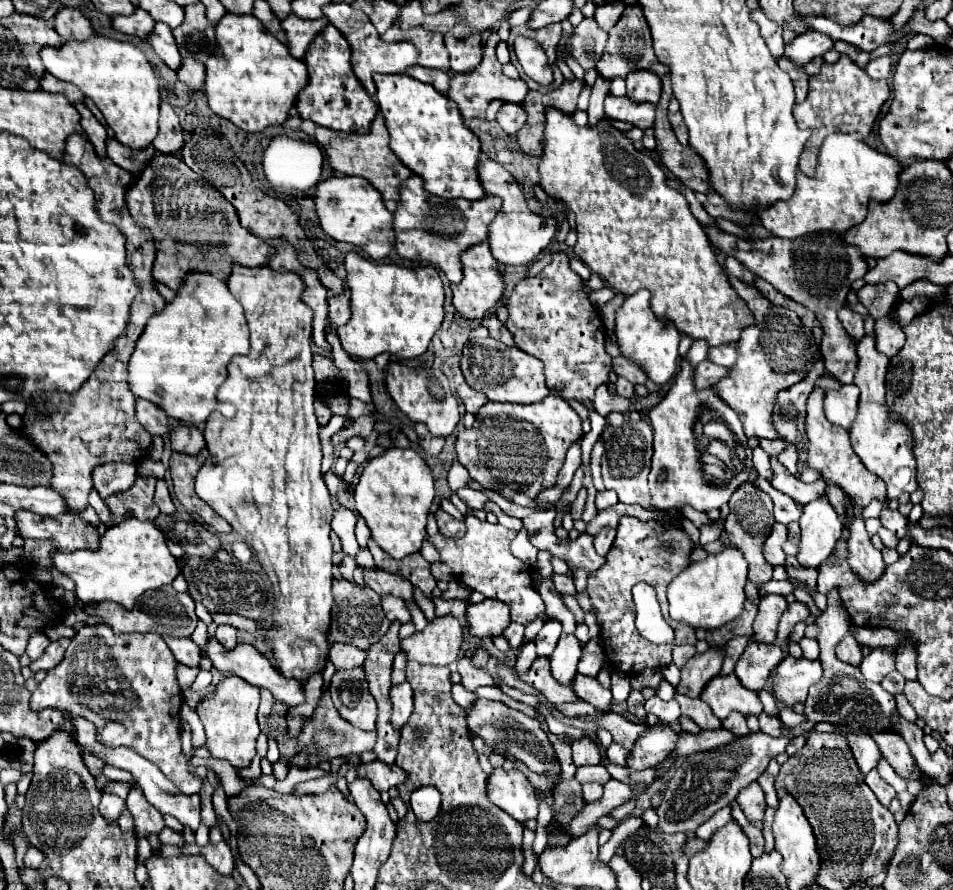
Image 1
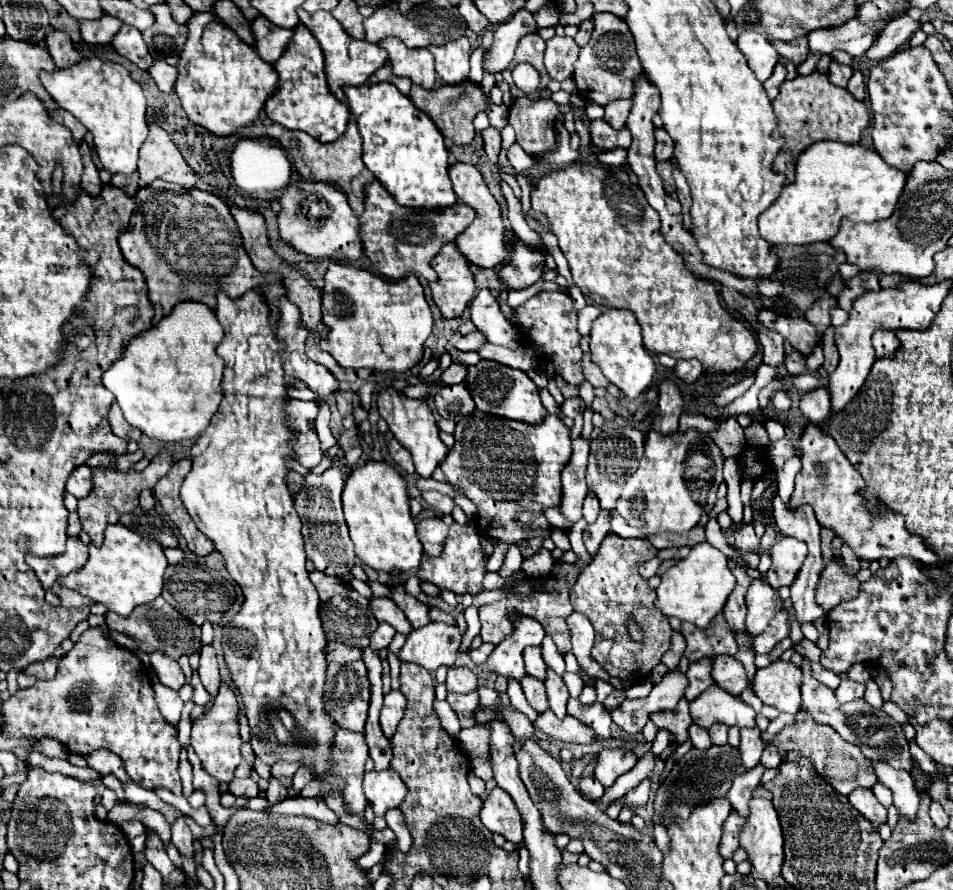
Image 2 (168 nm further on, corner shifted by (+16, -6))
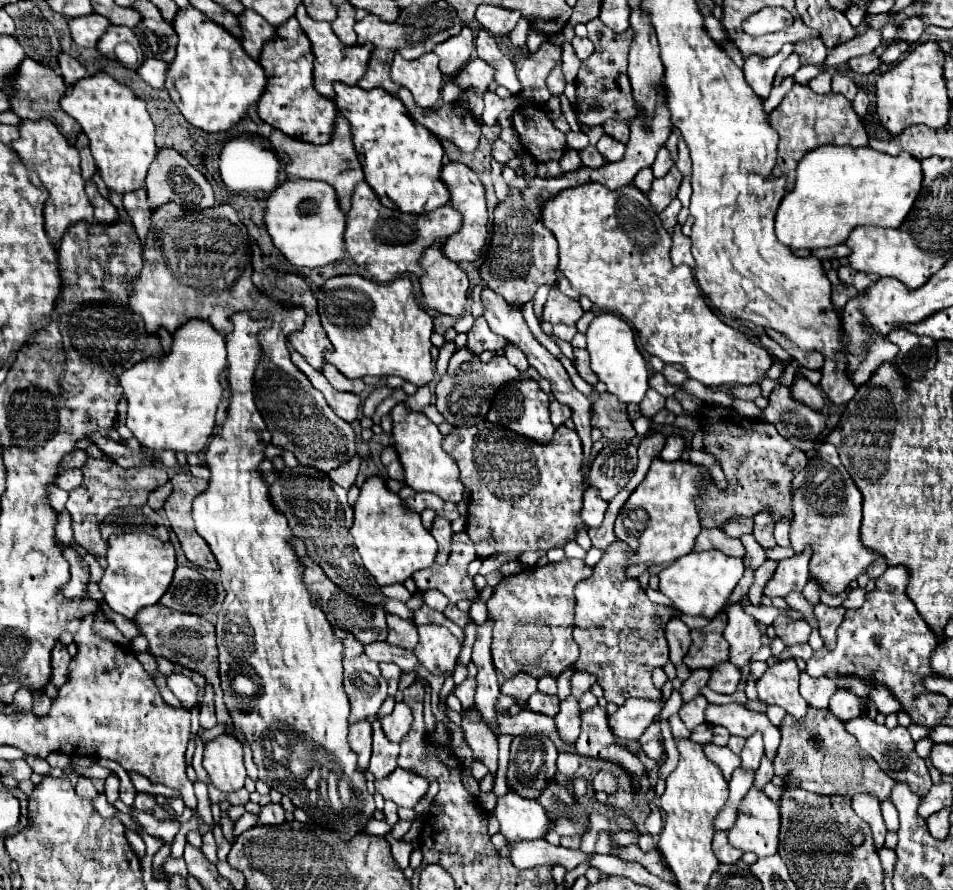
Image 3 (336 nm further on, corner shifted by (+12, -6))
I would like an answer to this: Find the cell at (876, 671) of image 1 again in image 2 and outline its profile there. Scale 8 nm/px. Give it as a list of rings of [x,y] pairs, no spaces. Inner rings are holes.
[[[842,680],[840,686],[834,690],[834,694],[836,694],[836,700],[840,700],[840,704],[860,700],[864,696],[864,684],[858,684],[852,680]]]

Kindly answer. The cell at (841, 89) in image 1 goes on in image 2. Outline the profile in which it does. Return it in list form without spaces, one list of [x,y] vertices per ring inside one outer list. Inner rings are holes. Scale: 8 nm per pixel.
[[[812,72],[808,76],[796,76],[780,86],[776,100],[772,102],[778,116],[776,136],[784,138],[784,148],[774,160],[774,170],[782,172],[788,182],[794,180],[794,164],[804,148],[820,140],[836,140],[846,144],[858,144],[862,130],[868,126],[866,102],[858,102],[848,90],[834,86],[828,76]]]

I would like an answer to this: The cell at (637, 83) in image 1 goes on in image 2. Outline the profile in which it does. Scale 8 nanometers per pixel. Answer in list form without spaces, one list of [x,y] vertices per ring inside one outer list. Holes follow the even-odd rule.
[[[616,100],[616,102],[610,102],[604,106],[606,114],[604,114],[604,120],[608,124],[612,124],[612,128],[620,130],[626,126],[626,118],[628,118],[628,112],[630,112],[630,106],[632,102],[630,100]]]

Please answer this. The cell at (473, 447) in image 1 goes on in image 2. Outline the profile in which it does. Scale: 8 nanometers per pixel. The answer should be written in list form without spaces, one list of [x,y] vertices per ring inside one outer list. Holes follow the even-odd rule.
[[[476,410],[472,416],[458,420],[454,438],[456,444],[454,448],[448,450],[448,456],[442,464],[442,472],[446,474],[450,484],[460,486],[466,492],[466,496],[476,504],[478,514],[474,516],[474,522],[480,528],[480,534],[506,544],[516,544],[518,540],[528,536],[548,538],[552,532],[552,524],[546,520],[544,510],[552,506],[560,506],[560,492],[562,492],[560,474],[572,454],[570,428],[562,422],[562,418],[546,416],[542,424],[530,426],[524,422],[496,418]]]

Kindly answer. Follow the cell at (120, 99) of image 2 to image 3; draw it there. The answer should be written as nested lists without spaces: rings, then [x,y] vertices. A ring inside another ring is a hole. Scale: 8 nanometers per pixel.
[[[96,72],[94,76],[68,86],[60,98],[60,106],[88,134],[92,156],[106,186],[120,194],[140,188],[146,170],[158,152],[154,144],[154,124],[146,110],[146,102],[106,72]]]

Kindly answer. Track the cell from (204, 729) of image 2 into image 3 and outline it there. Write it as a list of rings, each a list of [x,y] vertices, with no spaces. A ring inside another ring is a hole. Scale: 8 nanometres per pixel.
[[[220,734],[218,738],[204,742],[204,768],[216,788],[224,792],[242,788],[246,778],[242,744],[230,734]]]

